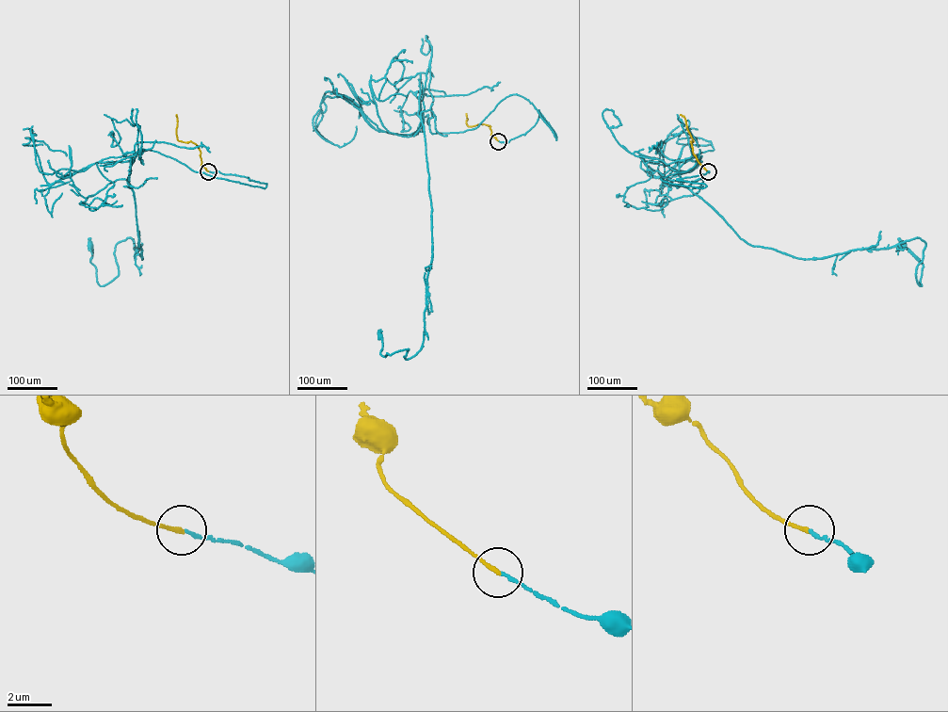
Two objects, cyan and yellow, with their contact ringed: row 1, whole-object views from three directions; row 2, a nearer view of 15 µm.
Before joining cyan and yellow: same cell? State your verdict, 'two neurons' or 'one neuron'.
one neuron

